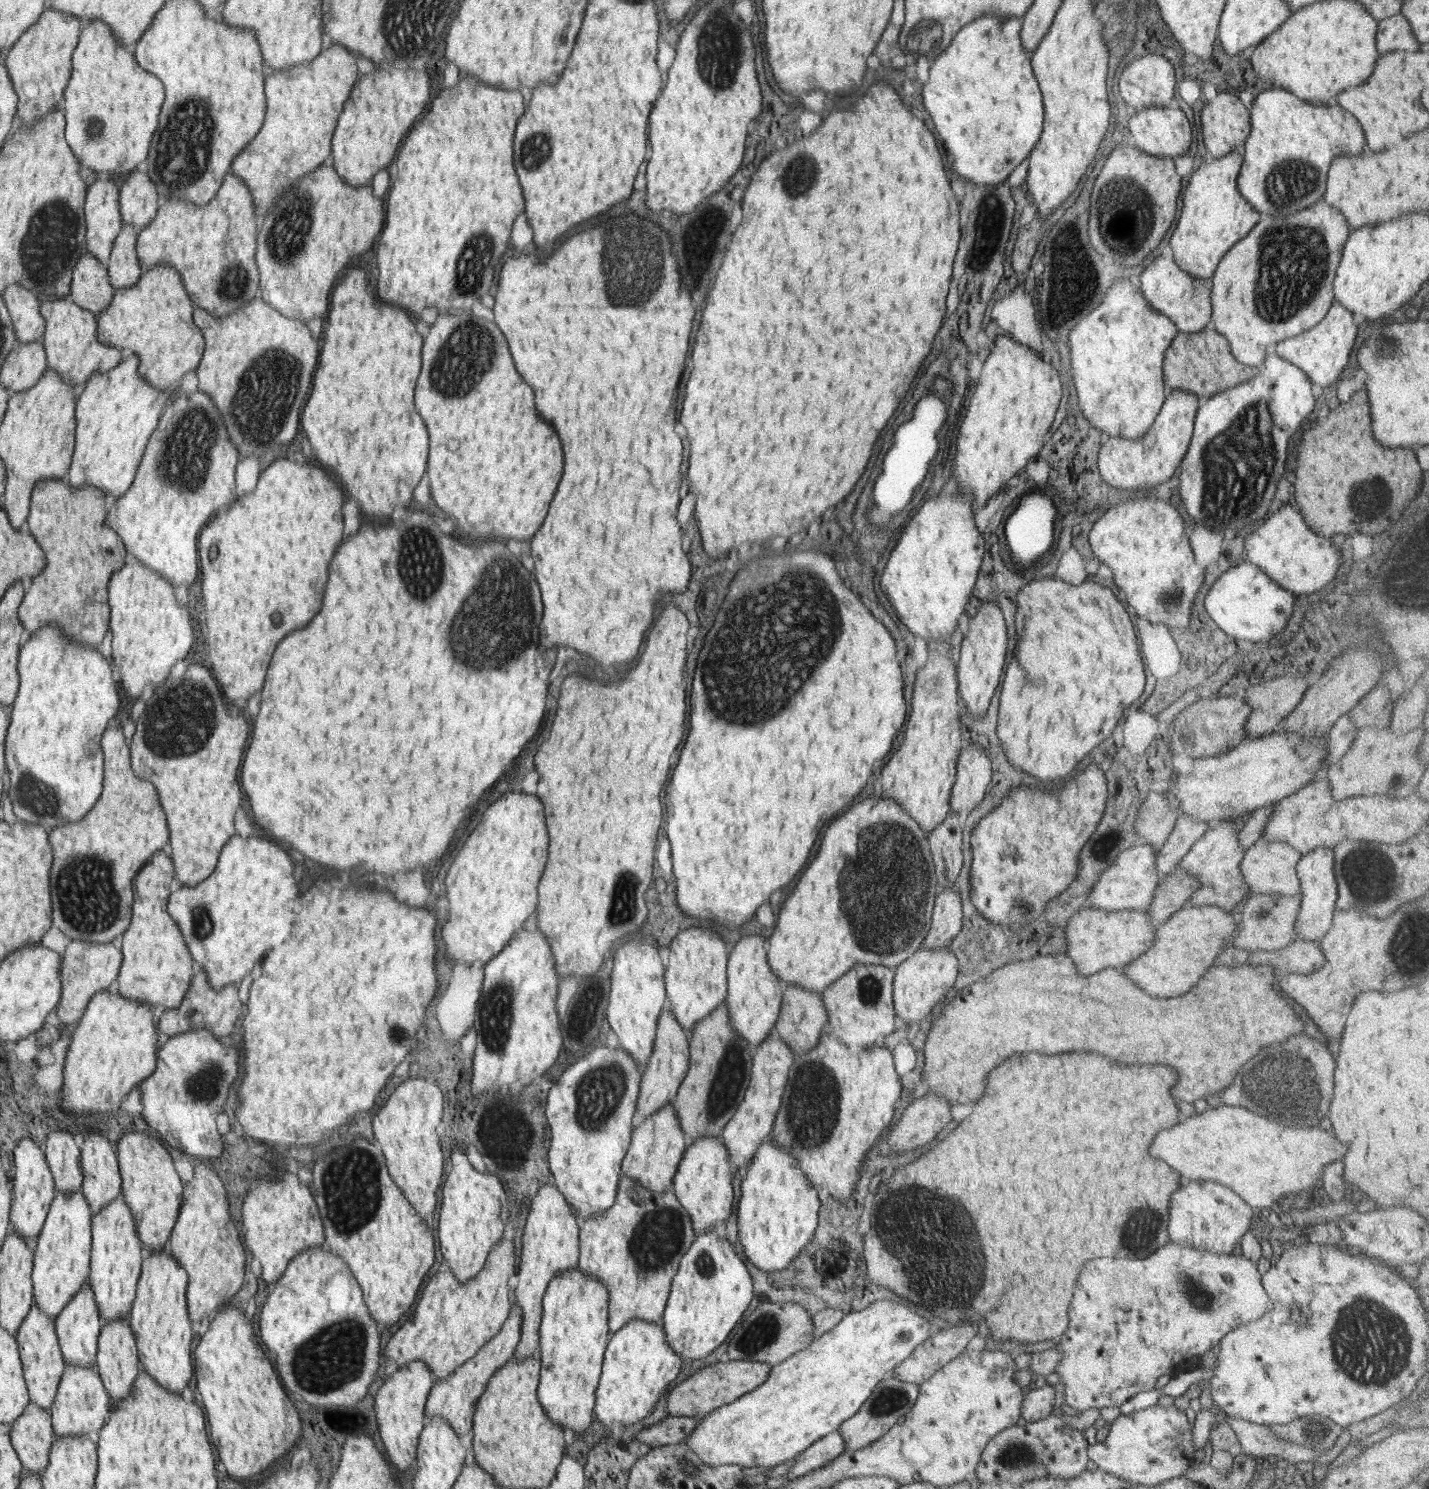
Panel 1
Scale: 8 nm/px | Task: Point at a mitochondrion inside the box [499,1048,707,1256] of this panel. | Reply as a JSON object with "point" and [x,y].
{"point":[600,1089]}

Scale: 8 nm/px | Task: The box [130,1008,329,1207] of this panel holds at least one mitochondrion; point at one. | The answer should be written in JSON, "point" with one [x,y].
{"point":[205,1086]}

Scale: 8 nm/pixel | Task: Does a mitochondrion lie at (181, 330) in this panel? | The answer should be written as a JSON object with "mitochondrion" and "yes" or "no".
{"mitochondrion":"no"}

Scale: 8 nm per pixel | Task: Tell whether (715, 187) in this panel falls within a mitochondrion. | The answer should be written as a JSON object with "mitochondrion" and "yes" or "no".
{"mitochondrion":"no"}

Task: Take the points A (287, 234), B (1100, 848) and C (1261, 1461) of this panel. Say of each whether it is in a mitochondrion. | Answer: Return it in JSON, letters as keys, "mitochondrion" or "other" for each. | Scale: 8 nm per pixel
{"A":"mitochondrion","B":"mitochondrion","C":"other"}

